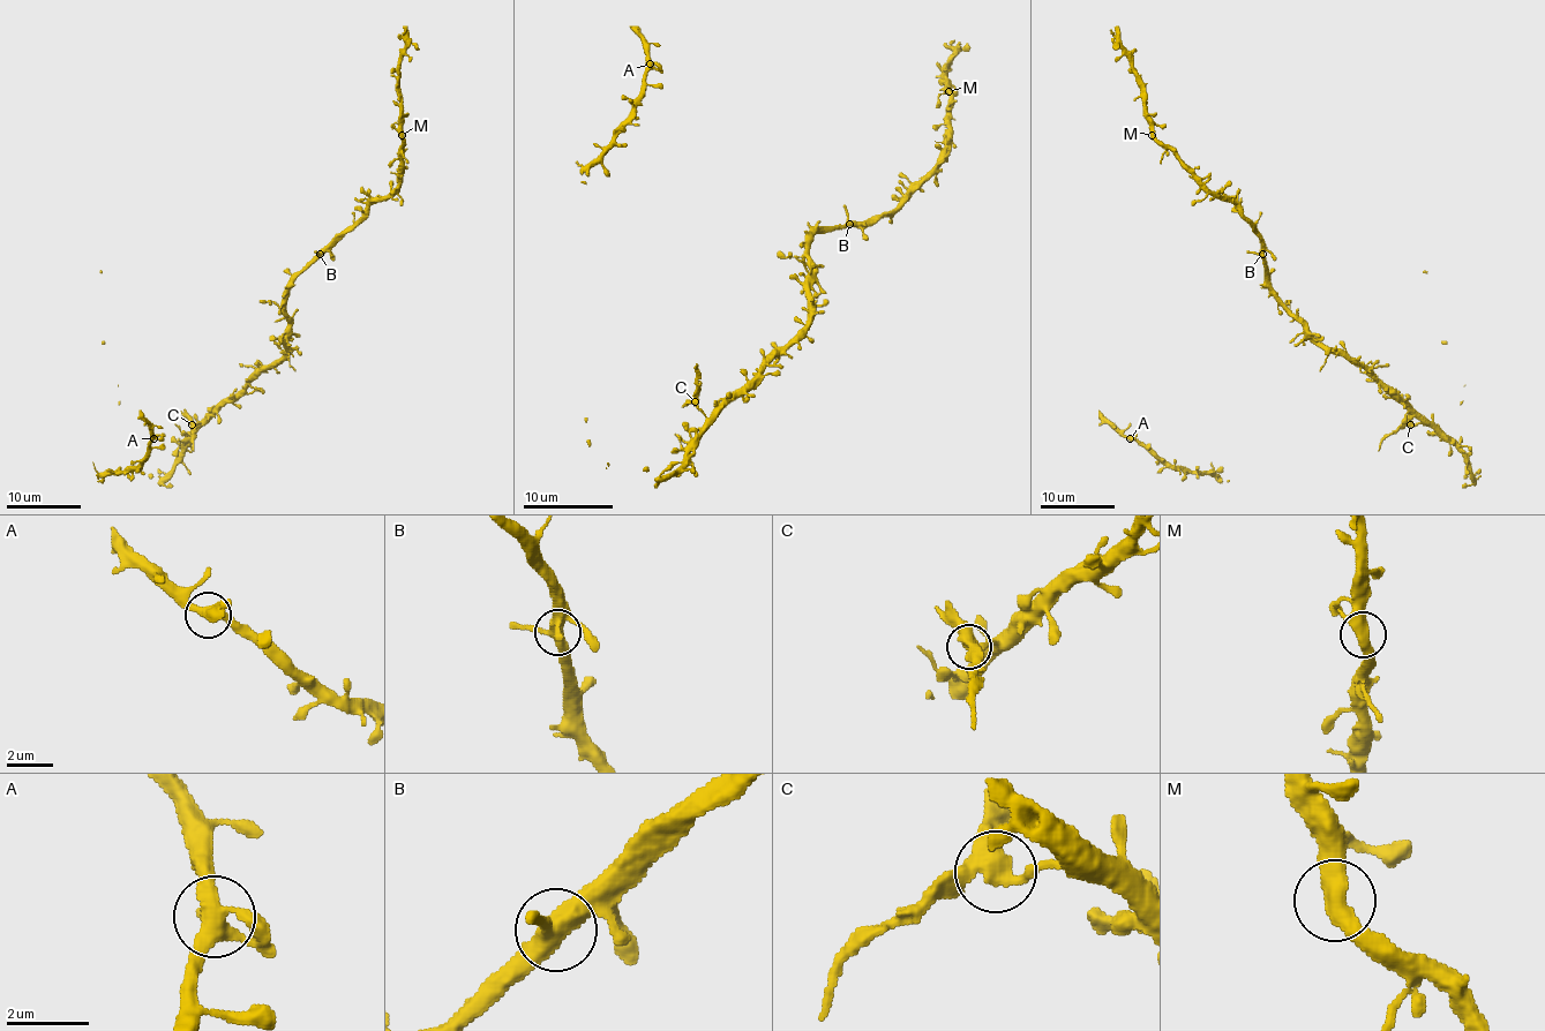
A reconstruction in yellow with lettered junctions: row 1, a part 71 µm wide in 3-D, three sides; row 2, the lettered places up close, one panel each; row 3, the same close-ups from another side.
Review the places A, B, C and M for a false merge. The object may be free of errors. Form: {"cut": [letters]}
{"cut": ["C"]}

